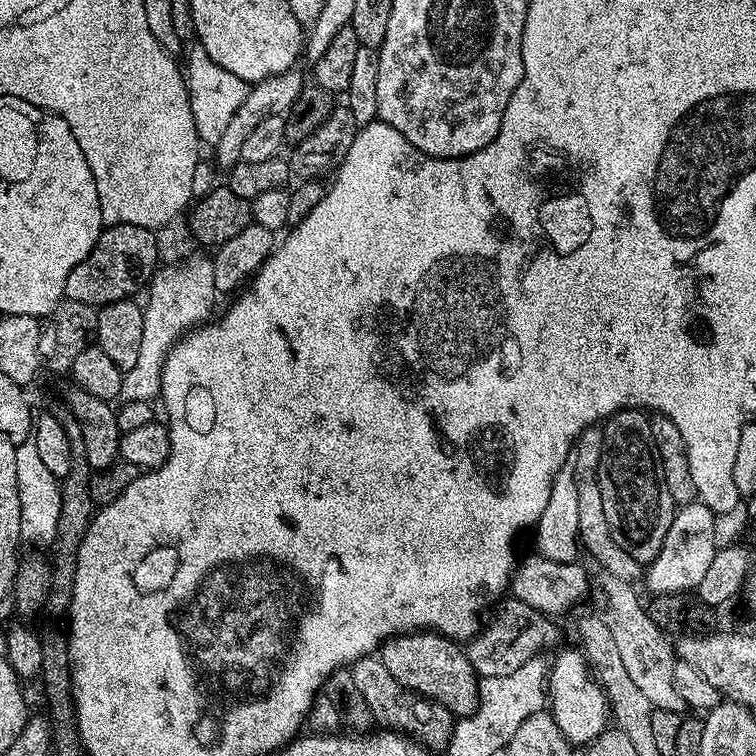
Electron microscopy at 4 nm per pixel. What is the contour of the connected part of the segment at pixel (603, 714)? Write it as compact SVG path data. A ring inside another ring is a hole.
M583 651L564 652L556 661L551 661L546 677L546 696L554 722L558 722L558 730L562 730L573 746L588 745L609 723L609 700L600 684L594 682L590 675L590 665Z

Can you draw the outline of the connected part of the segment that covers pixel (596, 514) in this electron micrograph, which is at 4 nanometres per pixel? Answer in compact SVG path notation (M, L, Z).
M599 427L586 428L579 440L574 445L574 482L578 482L578 522L580 530L580 543L583 549L596 556L603 571L614 574L616 578L622 578L629 582L641 579L642 566L618 542L614 542L610 521L606 518L606 510L602 506L602 486L598 486L598 466L602 458L602 446L604 445L604 434Z

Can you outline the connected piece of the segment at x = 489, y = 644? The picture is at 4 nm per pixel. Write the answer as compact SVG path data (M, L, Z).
M515 598L501 599L483 621L480 631L467 641L468 661L480 678L514 674L518 666L522 666L530 658L547 653L547 648L552 648L559 642L560 632L556 629L556 624L553 617L534 610L534 606L526 606L526 602Z

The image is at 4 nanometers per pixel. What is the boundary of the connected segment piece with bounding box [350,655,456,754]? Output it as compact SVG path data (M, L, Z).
M375 655L360 657L351 664L350 671L355 685L366 698L377 725L409 736L427 748L429 753L443 753L447 749L456 728L456 720L449 708L442 706L437 700L420 696L414 690L402 686L402 682L398 682L398 678L394 678L394 674L390 674L390 670L386 670L384 663Z

